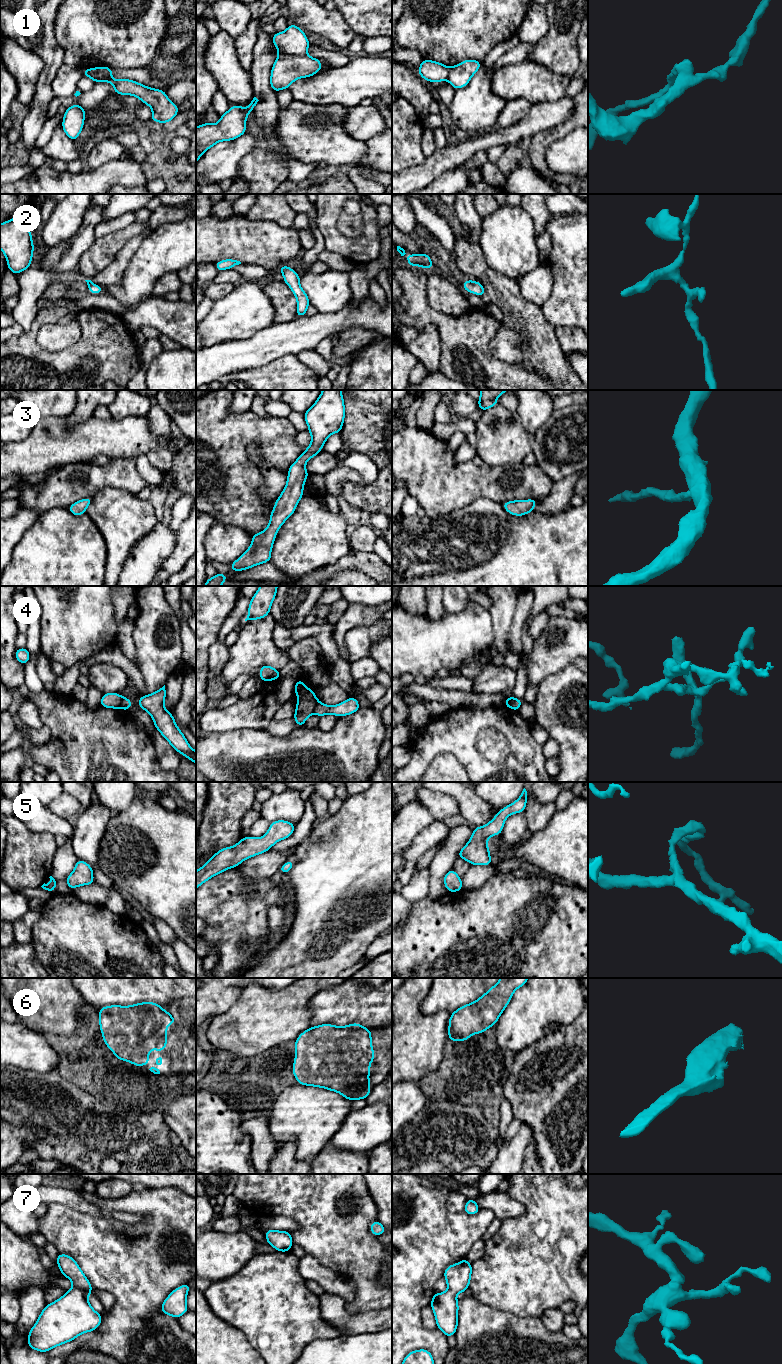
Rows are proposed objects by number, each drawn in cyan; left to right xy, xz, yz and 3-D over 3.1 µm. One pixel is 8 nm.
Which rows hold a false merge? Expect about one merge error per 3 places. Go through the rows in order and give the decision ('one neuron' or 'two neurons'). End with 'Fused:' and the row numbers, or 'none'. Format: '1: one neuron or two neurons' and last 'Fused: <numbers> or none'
1: two neurons
2: one neuron
3: one neuron
4: two neurons
5: one neuron
6: one neuron
7: one neuron
Fused: 1, 4

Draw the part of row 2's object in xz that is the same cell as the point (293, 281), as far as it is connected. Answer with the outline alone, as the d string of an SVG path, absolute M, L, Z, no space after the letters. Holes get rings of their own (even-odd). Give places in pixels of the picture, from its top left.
M287 265L280 266L278 269L284 276L283 281L290 287L297 299L296 315L304 317L307 308L311 305L306 292L300 287L300 275Z

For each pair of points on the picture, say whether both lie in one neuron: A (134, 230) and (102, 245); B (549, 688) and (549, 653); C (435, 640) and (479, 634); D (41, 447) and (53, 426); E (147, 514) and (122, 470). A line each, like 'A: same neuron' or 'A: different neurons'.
A: same neuron
B: different neurons
C: same neuron
D: same neuron
E: different neurons

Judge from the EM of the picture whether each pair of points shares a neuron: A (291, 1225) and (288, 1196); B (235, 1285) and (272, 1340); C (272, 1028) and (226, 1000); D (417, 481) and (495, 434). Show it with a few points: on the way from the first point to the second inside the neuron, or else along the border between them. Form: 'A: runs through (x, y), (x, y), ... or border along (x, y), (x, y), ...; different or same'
A: border along (267, 1215), (290, 1217), (298, 1225), (299, 1229); different
B: runs through (249, 1299), (272, 1322), (272, 1326); same
C: border along (243, 989), (238, 999), (227, 1010), (213, 1018); different
D: border along (477, 454), (488, 464), (498, 465); different

